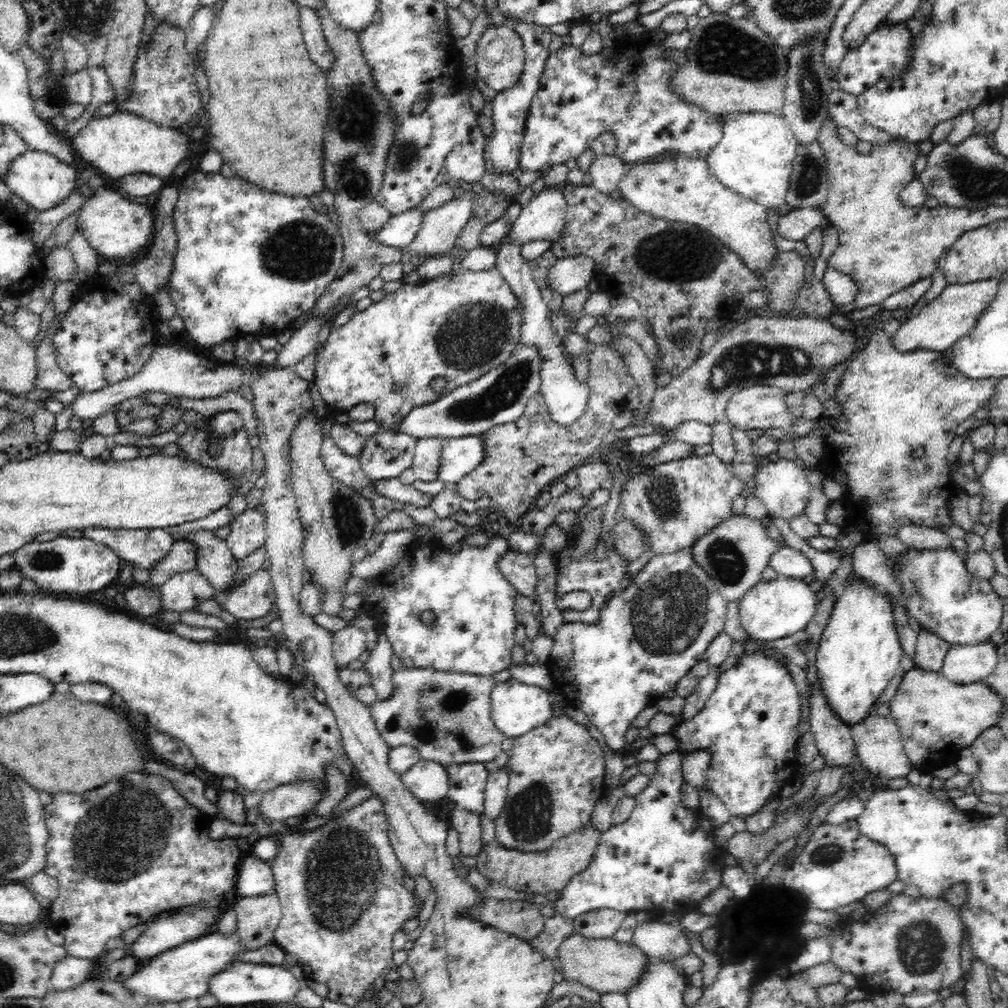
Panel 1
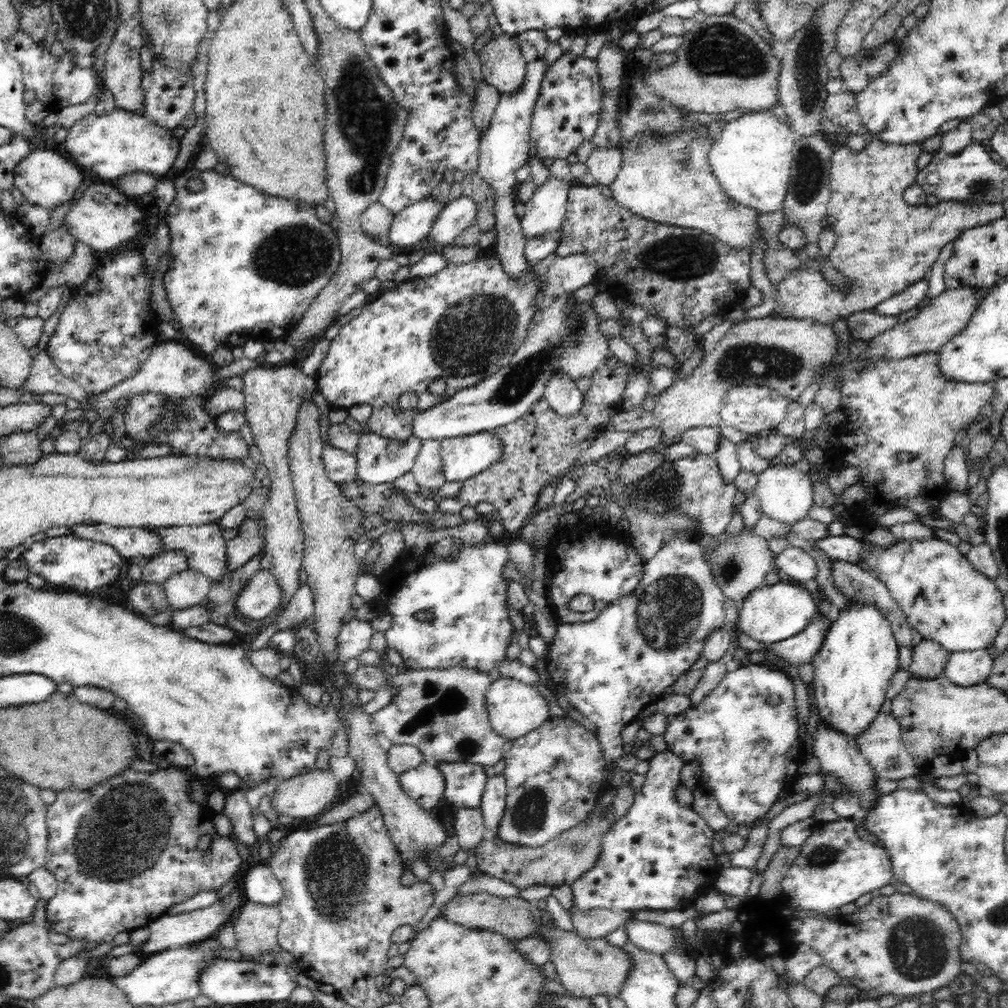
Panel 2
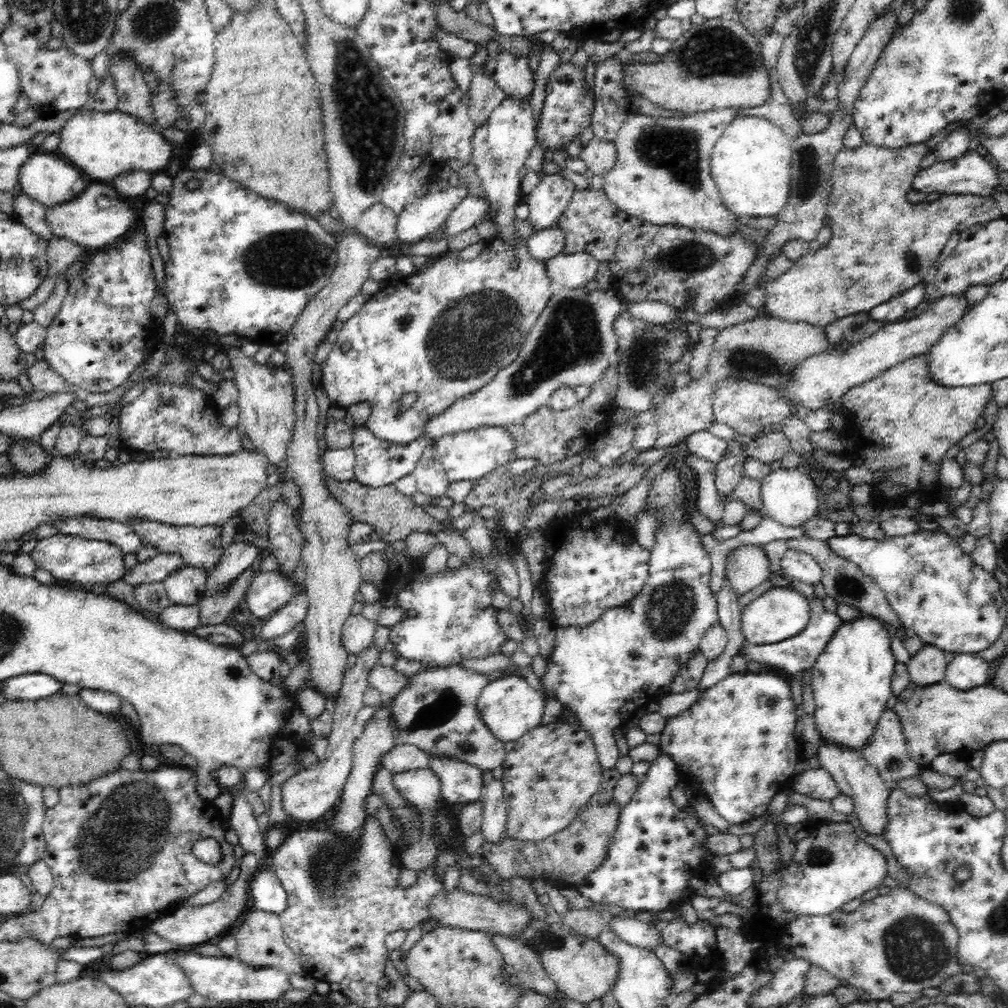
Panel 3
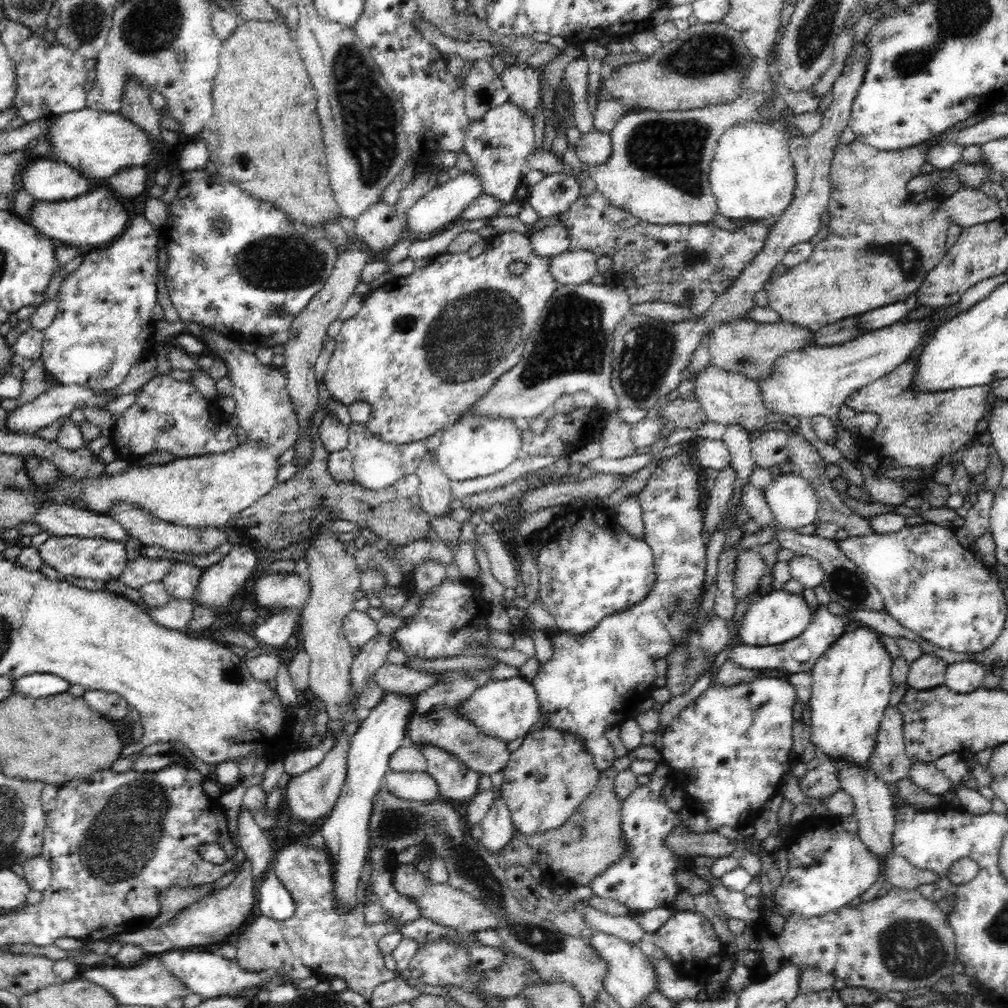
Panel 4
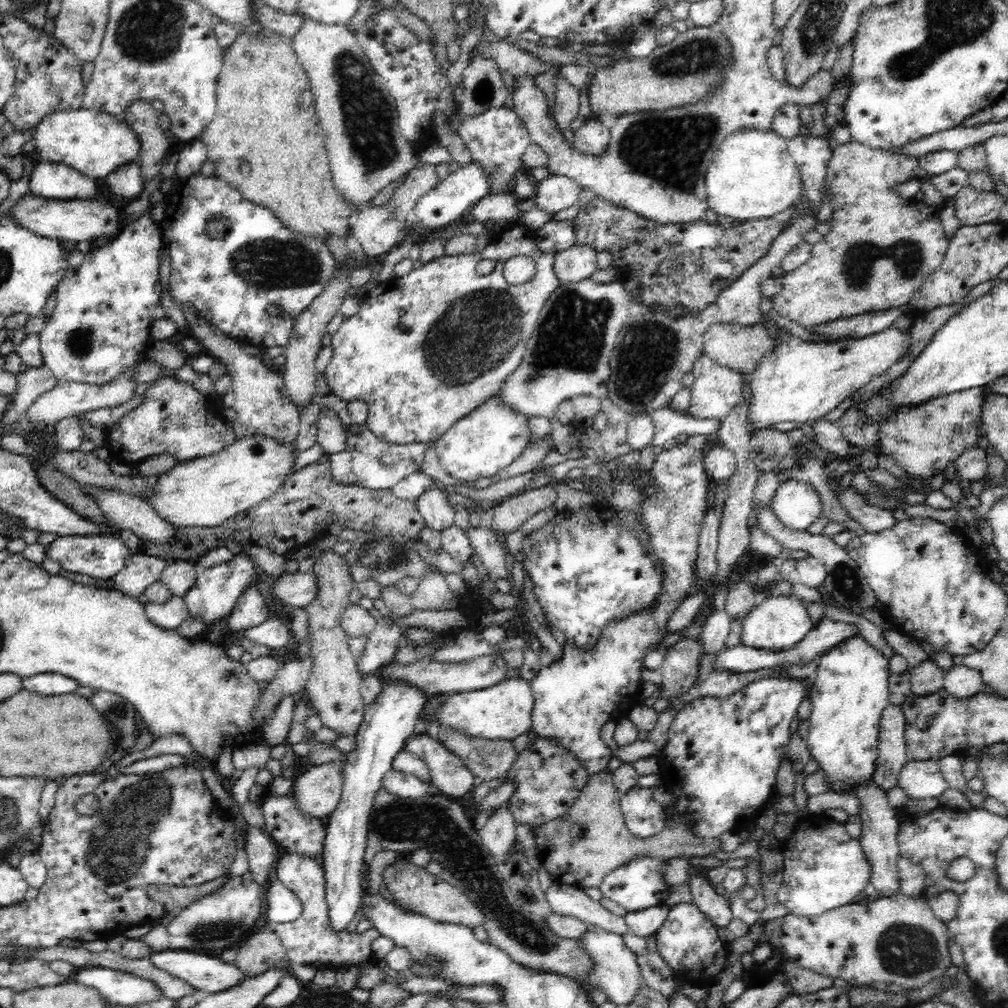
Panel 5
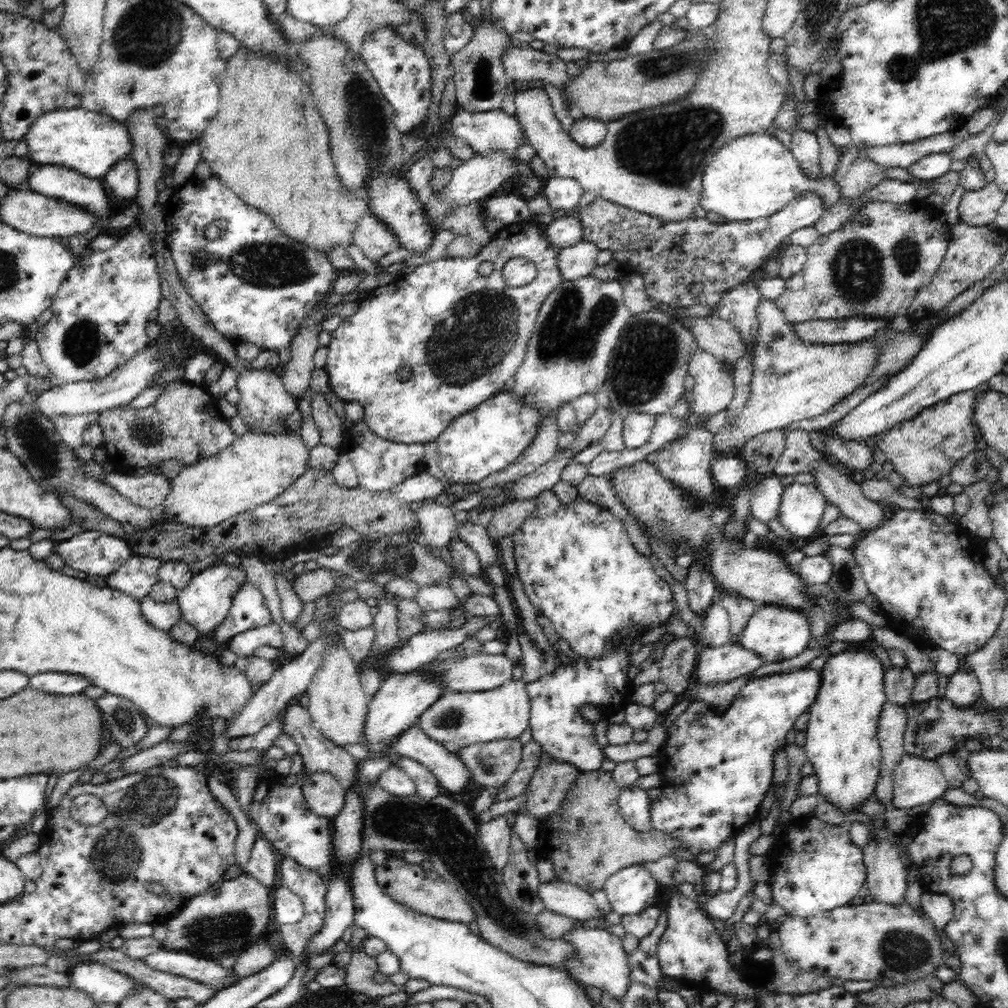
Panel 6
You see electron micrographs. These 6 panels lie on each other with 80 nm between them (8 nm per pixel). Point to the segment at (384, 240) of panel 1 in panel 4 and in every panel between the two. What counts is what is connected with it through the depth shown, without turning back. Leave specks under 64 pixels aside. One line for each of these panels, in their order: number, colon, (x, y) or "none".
2: (409, 228)
3: (423, 218)
4: (437, 210)

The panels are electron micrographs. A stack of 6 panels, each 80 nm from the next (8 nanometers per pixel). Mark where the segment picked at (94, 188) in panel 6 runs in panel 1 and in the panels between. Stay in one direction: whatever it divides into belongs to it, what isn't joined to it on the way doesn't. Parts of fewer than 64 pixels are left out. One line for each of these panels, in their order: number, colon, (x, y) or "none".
1: (40, 179)
2: (47, 178)
3: (45, 177)
4: (46, 180)
5: (53, 181)

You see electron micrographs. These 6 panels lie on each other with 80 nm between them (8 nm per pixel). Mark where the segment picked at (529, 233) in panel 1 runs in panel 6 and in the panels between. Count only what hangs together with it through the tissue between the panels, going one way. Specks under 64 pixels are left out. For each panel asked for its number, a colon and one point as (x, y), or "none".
2: (545, 212)
3: (552, 196)
4: (554, 194)
5: (556, 193)
6: (561, 193)

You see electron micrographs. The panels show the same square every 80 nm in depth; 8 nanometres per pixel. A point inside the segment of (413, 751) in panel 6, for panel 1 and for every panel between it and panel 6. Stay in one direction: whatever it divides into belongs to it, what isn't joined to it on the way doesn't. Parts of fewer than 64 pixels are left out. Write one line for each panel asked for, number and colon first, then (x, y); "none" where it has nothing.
1: (468, 782)
2: (465, 782)
3: (461, 783)
4: (456, 781)
5: (450, 776)

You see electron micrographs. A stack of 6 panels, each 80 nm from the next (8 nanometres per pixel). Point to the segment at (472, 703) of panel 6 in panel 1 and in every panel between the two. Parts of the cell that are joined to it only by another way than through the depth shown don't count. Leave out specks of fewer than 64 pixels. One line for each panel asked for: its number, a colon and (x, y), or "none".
1: (517, 708)
2: (515, 709)
3: (509, 707)
4: (506, 709)
5: (502, 712)

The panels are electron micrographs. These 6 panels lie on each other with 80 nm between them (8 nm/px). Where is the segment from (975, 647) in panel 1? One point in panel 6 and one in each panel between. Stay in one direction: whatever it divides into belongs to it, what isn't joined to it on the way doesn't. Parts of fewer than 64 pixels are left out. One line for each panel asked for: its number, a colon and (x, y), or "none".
2: (972, 668)
3: (965, 671)
4: (963, 677)
5: (961, 682)
6: (963, 689)

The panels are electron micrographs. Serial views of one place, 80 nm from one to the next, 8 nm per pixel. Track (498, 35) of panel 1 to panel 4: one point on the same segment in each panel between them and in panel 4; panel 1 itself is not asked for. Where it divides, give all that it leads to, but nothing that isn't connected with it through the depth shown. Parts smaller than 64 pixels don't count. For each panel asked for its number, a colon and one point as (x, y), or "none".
2: (502, 65)
3: (512, 74)
4: (521, 81)

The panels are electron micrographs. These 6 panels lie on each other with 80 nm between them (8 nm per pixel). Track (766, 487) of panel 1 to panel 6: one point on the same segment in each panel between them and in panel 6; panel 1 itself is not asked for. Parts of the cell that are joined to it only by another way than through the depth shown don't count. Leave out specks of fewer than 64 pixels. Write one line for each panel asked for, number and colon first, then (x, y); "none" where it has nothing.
2: (785, 494)
3: (789, 496)
4: (792, 499)
5: (797, 505)
6: (801, 507)

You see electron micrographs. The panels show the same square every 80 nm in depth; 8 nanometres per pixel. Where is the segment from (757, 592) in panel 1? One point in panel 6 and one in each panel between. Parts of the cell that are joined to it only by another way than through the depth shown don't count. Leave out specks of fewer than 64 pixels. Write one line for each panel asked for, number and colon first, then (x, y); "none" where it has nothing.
2: (771, 613)
3: (780, 613)
4: (780, 616)
5: (779, 622)
6: (776, 633)

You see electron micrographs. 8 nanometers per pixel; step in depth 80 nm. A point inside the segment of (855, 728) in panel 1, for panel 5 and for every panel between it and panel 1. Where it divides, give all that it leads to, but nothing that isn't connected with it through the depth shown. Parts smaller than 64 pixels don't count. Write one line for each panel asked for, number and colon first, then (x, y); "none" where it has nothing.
2: (881, 744)
3: (886, 751)
4: (890, 763)
5: (891, 756)

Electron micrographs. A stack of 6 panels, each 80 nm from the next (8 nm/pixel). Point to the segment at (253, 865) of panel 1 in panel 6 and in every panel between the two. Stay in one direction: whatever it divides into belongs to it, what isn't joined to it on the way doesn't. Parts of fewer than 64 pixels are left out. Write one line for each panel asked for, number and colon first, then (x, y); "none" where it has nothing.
2: (259, 884)
3: (268, 894)
4: (274, 902)
5: (282, 906)
6: (288, 909)

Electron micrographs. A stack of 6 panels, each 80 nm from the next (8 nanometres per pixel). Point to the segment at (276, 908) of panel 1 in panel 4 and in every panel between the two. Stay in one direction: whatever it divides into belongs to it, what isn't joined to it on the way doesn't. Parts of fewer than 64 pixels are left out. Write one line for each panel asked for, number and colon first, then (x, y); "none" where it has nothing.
2: (256, 928)
3: (260, 943)
4: (261, 946)

